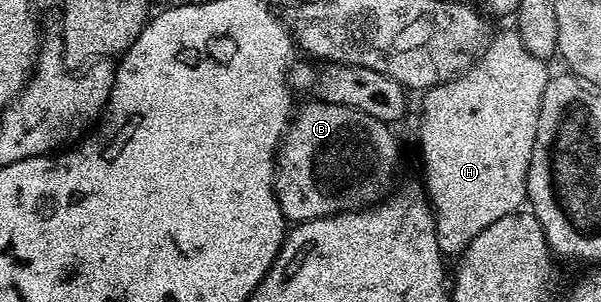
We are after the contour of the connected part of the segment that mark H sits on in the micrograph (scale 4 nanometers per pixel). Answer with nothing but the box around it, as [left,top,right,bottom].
[419,30,549,253]

